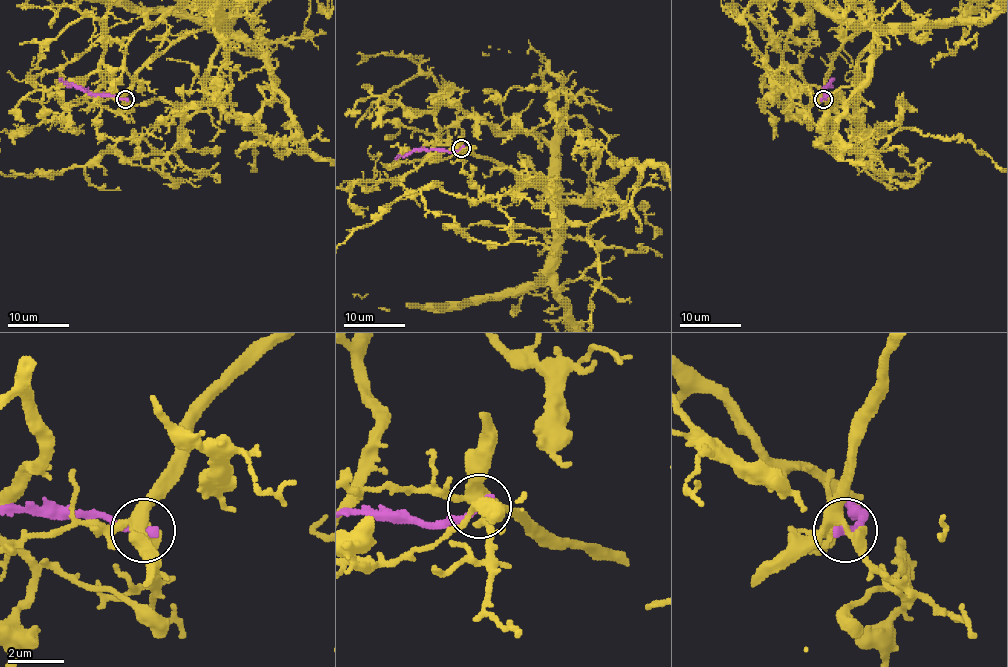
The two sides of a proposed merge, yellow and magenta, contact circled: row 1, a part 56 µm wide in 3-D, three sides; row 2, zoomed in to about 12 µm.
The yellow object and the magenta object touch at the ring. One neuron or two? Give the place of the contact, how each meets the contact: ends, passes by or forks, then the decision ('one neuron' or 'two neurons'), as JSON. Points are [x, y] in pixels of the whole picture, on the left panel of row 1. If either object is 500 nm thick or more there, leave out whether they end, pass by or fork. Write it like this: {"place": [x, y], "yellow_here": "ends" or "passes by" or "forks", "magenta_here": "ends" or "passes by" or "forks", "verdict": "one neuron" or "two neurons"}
{"place": [125, 99], "yellow_here": "forks", "magenta_here": "ends", "verdict": "two neurons"}

